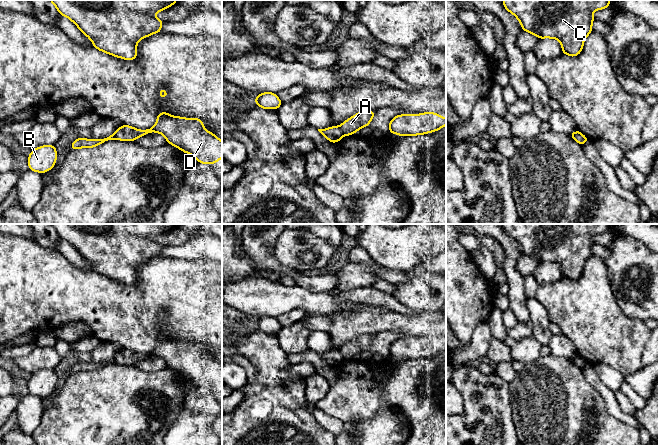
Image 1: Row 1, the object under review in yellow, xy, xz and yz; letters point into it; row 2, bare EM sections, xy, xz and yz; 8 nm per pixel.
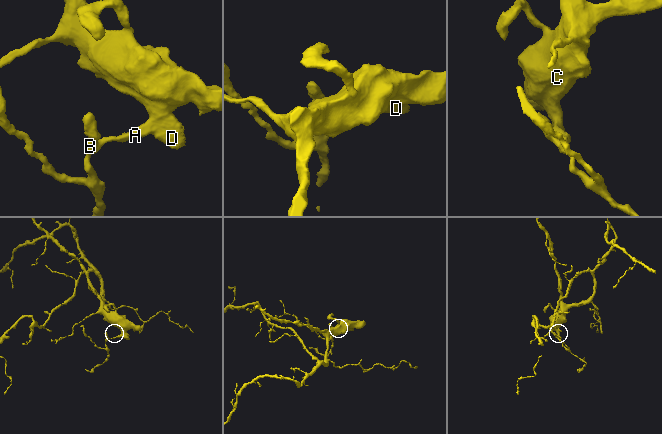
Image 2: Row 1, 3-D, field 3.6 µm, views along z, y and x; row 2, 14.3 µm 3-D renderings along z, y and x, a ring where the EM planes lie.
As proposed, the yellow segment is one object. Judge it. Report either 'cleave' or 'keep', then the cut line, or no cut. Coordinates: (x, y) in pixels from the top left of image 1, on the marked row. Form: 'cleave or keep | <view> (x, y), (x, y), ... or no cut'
cleave | xz (338, 126), (344, 134)

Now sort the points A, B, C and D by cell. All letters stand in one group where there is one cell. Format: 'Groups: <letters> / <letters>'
Groups: A C D / B

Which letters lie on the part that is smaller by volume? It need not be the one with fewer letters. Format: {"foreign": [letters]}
{"foreign": ["B"]}

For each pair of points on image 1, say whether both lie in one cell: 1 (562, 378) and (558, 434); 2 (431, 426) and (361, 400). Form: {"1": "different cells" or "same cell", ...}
{"1": "same cell", "2": "same cell"}

